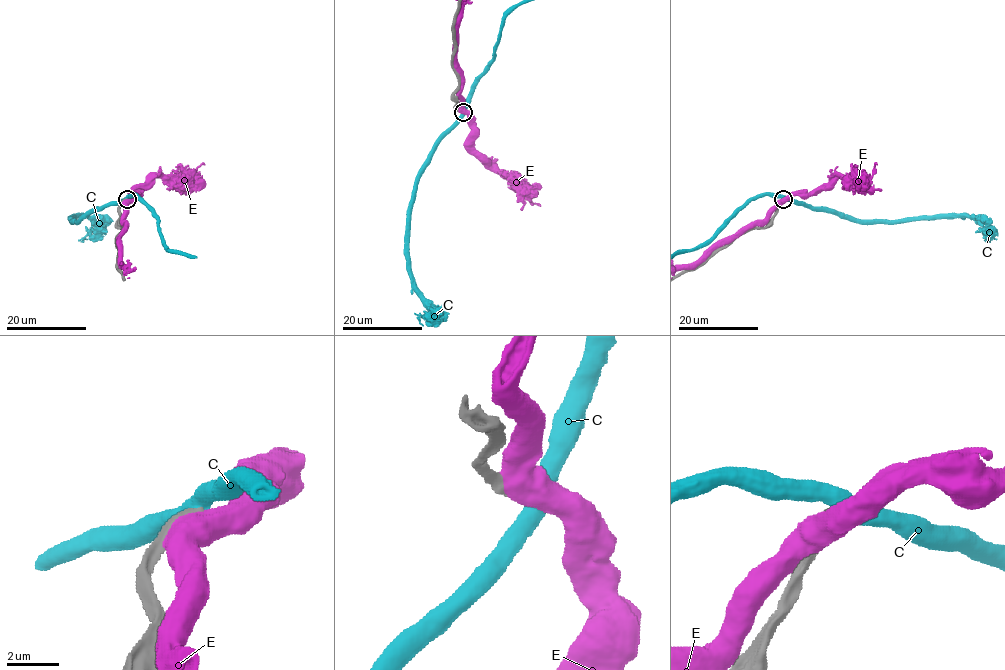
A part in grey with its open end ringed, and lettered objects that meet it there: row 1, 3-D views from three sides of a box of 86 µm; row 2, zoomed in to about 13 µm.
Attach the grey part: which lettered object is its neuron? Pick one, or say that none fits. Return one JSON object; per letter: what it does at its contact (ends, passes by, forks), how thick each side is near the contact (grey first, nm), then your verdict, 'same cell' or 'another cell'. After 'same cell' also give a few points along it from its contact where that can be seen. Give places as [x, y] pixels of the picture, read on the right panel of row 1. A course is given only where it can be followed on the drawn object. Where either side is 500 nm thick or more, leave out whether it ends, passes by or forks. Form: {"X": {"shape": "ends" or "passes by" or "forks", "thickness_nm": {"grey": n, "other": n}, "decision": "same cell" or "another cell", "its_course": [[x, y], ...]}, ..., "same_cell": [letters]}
{"C": {"thickness_nm": {"grey": 400, "other": 550}, "decision": "another cell"}, "E": {"thickness_nm": {"grey": 550, "other": 850}, "decision": "another cell"}, "same_cell": []}

